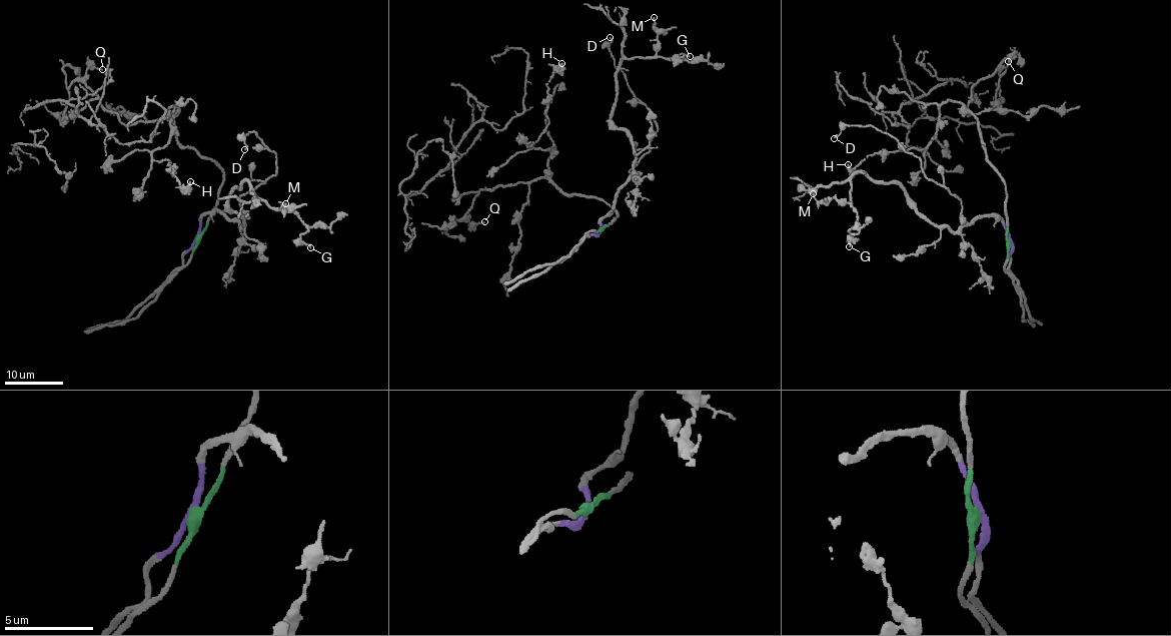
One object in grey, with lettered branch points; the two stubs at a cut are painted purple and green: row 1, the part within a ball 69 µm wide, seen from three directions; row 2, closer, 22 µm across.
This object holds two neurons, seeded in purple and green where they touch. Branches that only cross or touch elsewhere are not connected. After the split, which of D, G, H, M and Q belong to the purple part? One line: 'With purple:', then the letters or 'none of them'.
With purple: D, G, M

